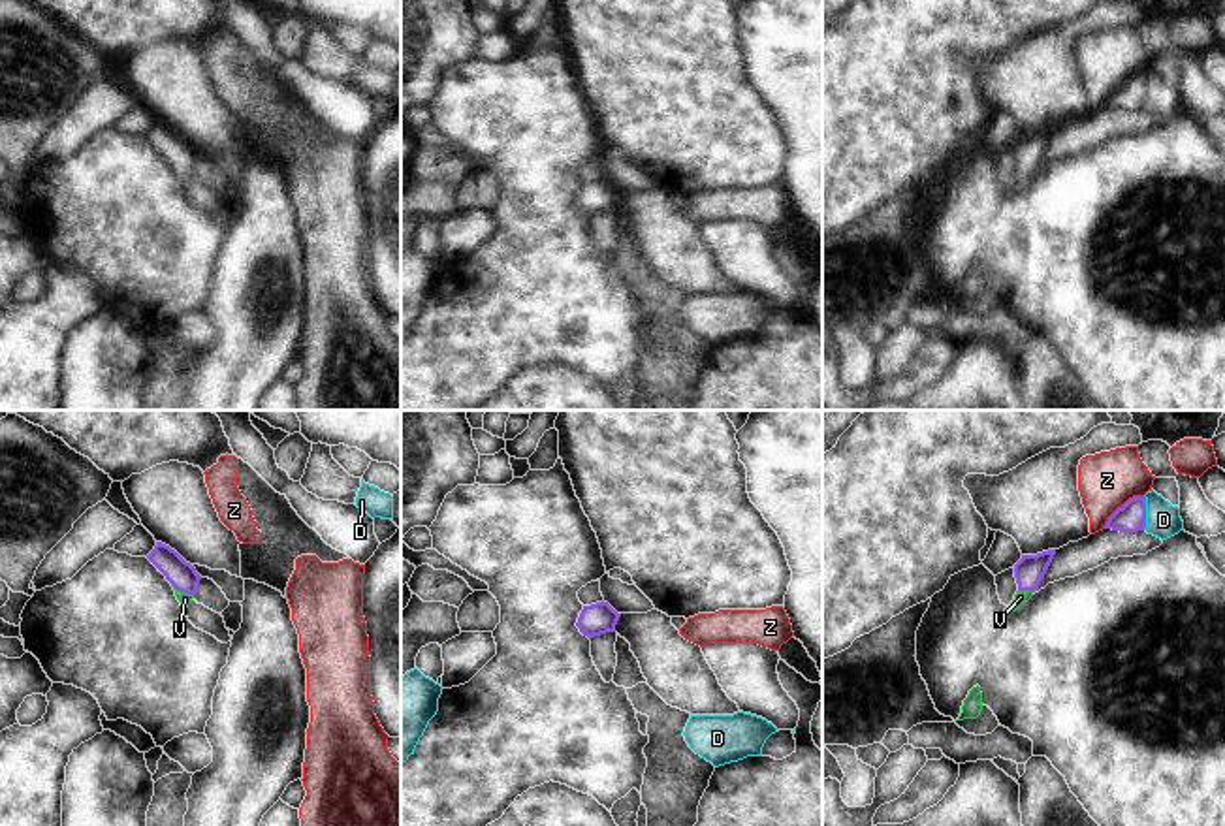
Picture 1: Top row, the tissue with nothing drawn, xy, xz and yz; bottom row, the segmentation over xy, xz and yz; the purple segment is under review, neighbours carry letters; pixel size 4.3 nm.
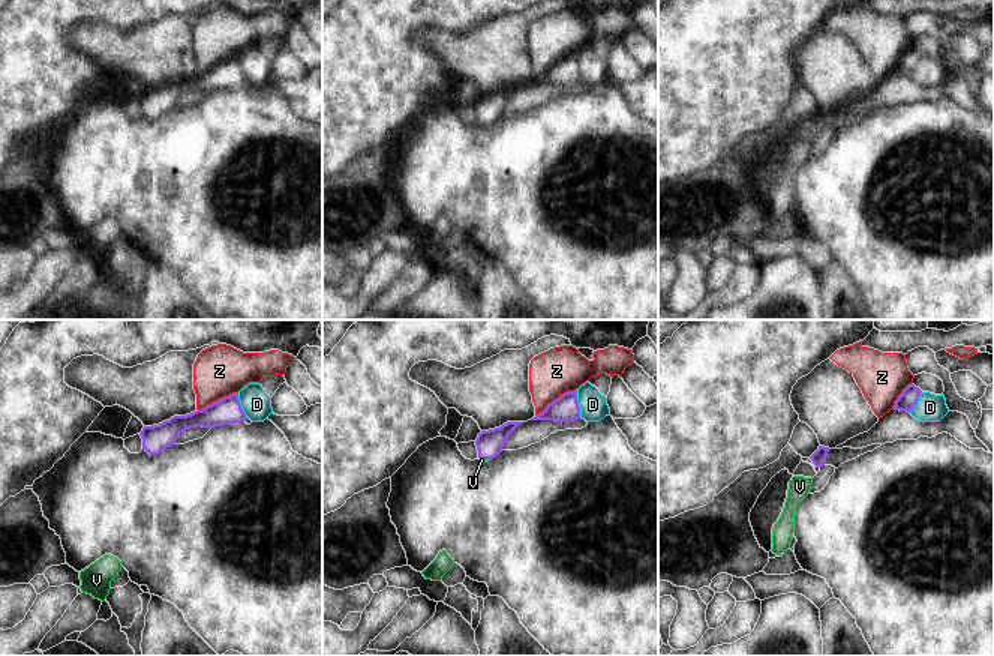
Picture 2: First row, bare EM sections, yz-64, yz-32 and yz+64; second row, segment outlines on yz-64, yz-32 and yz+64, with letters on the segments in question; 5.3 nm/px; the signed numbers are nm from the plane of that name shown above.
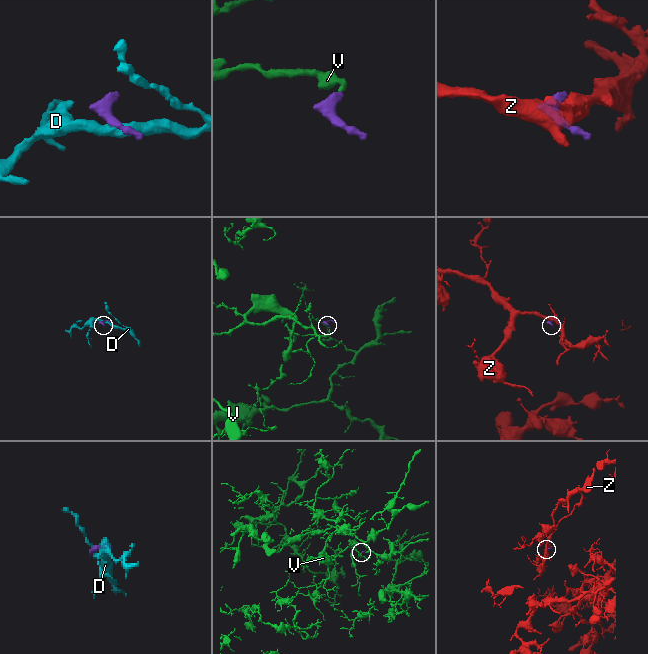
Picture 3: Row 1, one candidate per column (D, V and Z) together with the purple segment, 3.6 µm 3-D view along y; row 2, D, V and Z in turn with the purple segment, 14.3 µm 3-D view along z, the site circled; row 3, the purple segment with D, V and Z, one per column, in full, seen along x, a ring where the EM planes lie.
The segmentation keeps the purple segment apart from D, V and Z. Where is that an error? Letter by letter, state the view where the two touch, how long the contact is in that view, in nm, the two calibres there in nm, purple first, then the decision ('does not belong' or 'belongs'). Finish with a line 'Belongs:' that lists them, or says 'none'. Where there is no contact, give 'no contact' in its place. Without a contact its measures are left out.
D: yz | 150 nm | 120/150 nm | does not belong
V: yz | 70 nm | 130/60 nm | belongs
Z: yz | 220 nm | 120/240 nm | does not belong
Belongs: V

